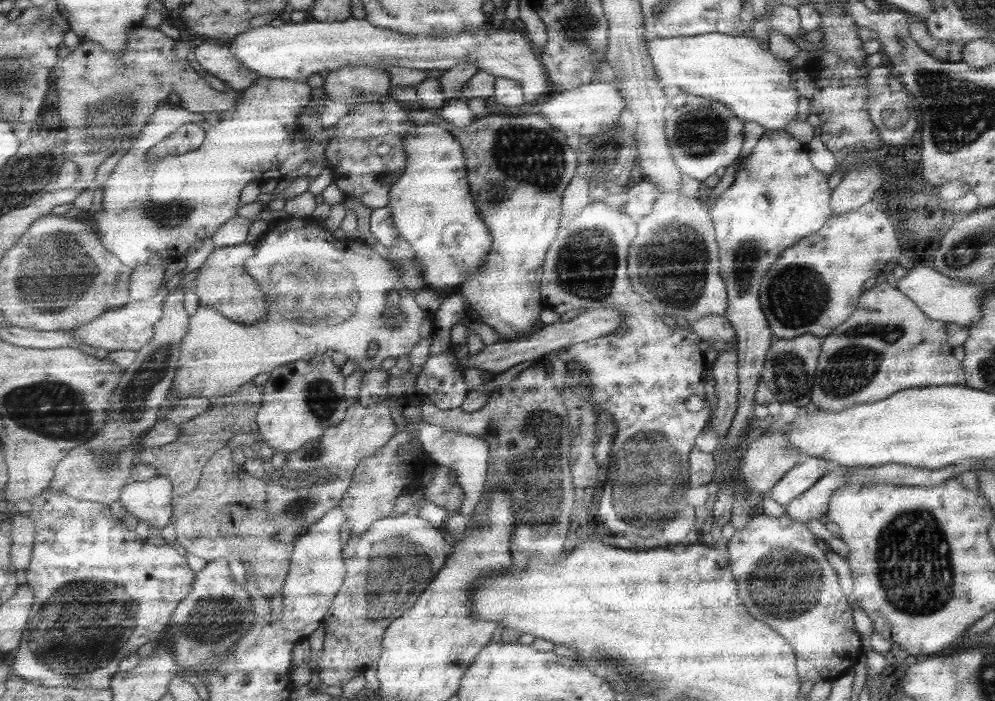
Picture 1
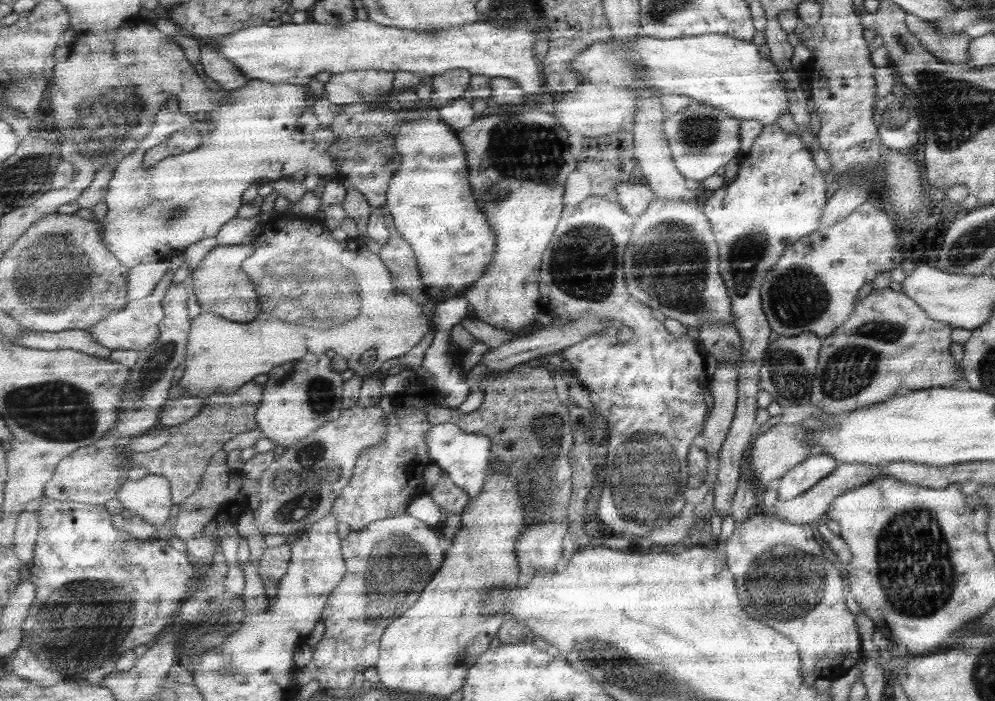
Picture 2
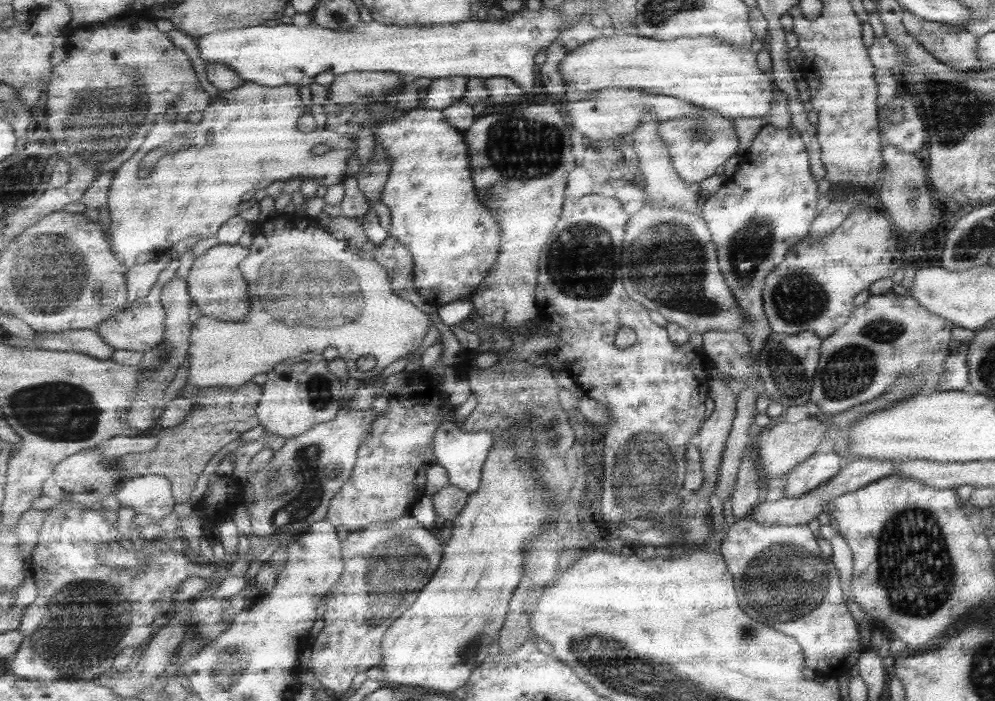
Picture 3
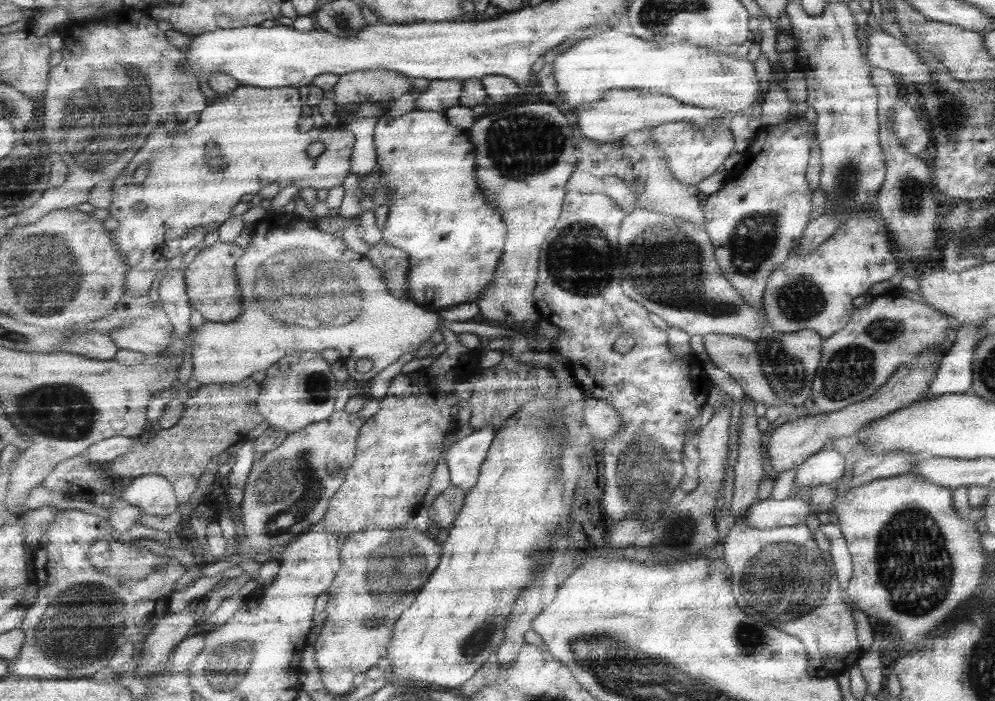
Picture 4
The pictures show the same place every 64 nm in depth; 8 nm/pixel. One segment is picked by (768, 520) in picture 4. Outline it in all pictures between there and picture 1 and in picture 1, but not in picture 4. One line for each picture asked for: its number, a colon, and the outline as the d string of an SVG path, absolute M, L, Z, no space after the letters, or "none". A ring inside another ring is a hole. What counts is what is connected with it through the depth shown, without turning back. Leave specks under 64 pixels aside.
1: M833 466L831 474L821 476L811 488L807 488L799 498L791 500L791 504L785 506L785 516L789 516L795 522L811 522L811 520L819 520L821 514L827 512L829 508L829 498L831 494L845 486L845 474L851 468L841 468L841 466Z
2: M837 464L837 468L829 474L823 476L815 486L811 486L807 492L803 492L801 496L795 496L791 500L785 502L775 502L775 512L769 516L777 516L787 520L789 524L811 524L811 522L819 522L823 514L827 514L829 504L833 502L833 498L837 498L841 492L869 484L871 480L875 480L879 476L879 466L863 466L863 464Z
3: M849 460L843 462L843 466L839 468L839 472L825 484L819 484L817 488L805 492L799 498L781 498L781 500L773 500L773 502L765 502L759 504L757 508L753 508L751 518L757 522L765 522L765 524L785 524L785 526L801 526L801 524L809 524L811 520L815 520L827 506L827 502L835 500L841 494L859 490L871 482L877 482L879 478L889 478L893 474L893 464L895 462L879 462L879 460Z

